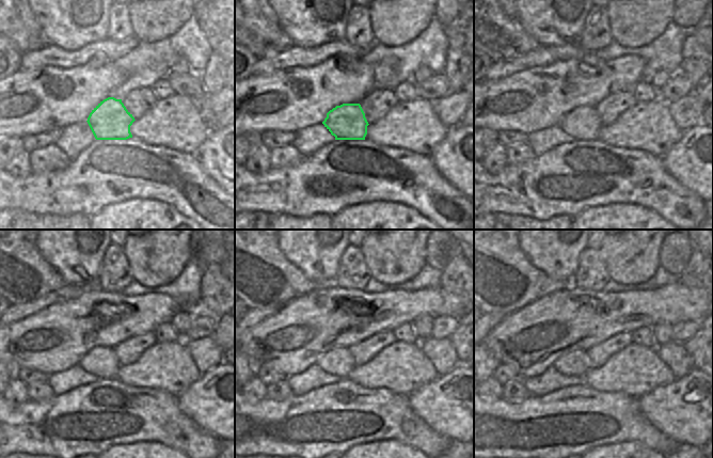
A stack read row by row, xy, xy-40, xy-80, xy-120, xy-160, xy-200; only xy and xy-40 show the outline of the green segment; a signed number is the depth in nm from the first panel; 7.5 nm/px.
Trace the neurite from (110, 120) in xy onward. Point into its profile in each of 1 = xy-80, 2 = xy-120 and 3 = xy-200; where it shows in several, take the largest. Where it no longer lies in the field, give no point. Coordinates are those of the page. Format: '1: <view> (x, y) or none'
1: xy-80 (583, 123)
2: xy-120 (103, 362)
3: xy-200 (575, 363)

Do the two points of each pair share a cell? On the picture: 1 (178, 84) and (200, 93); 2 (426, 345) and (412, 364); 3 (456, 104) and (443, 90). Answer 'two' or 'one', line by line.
1: one
2: two
3: two

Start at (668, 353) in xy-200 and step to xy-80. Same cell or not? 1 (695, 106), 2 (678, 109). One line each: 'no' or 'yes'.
1: yes
2: yes

